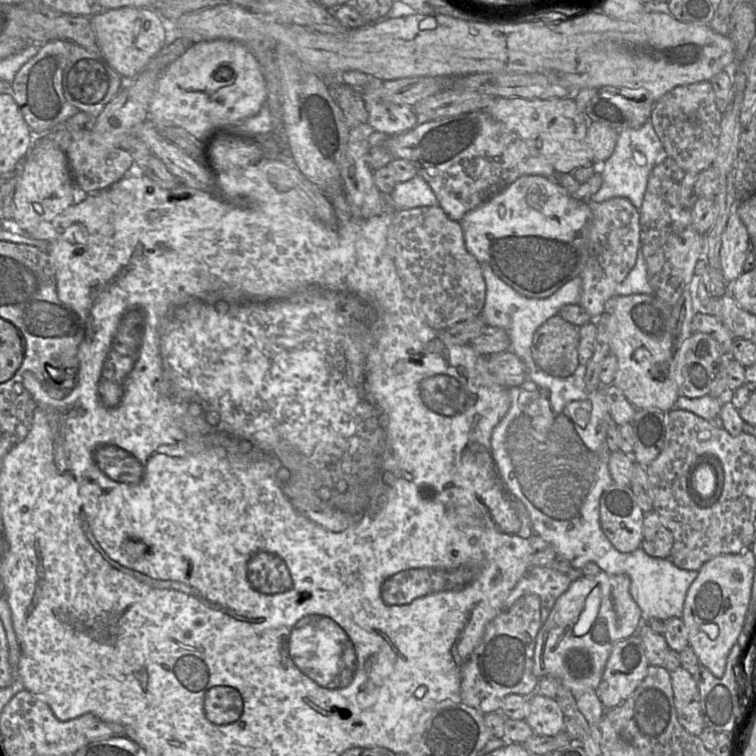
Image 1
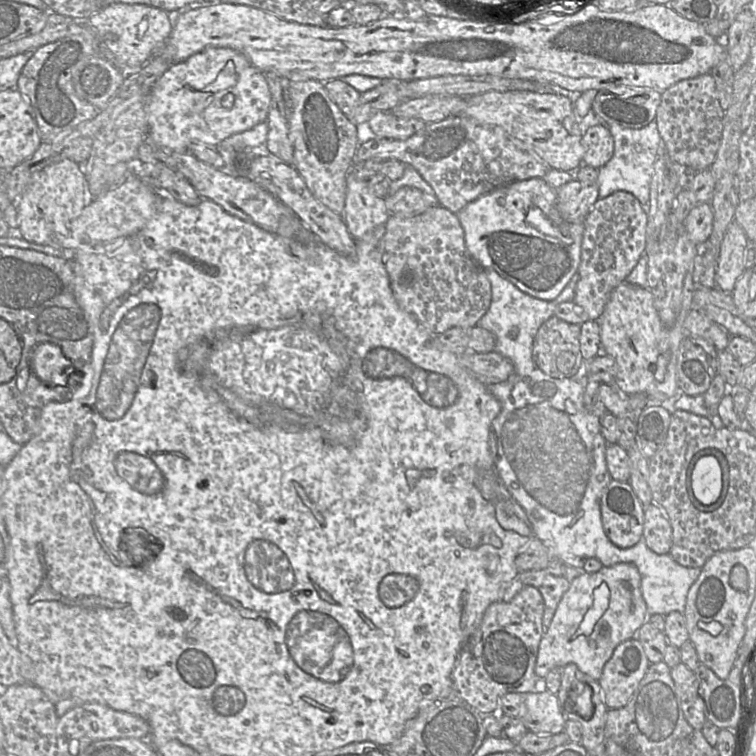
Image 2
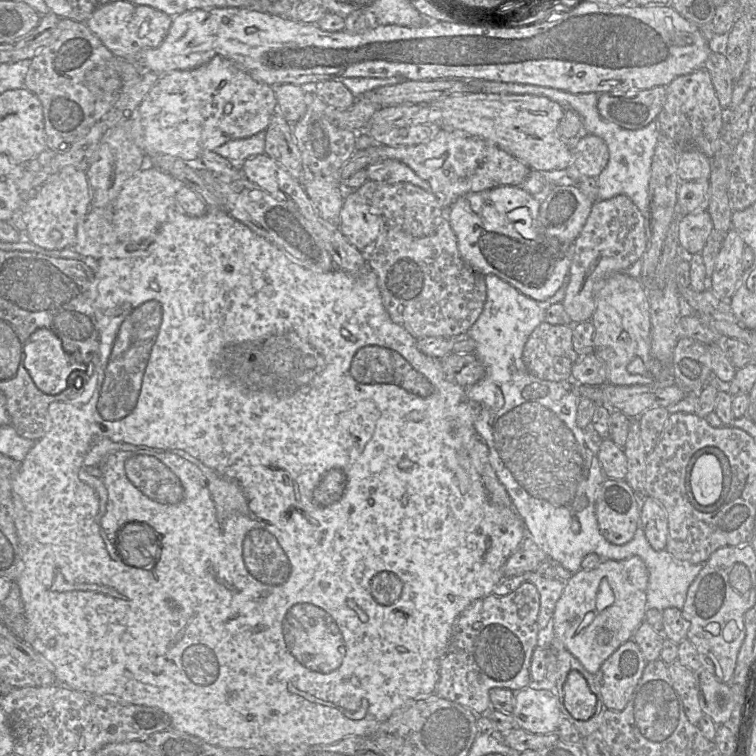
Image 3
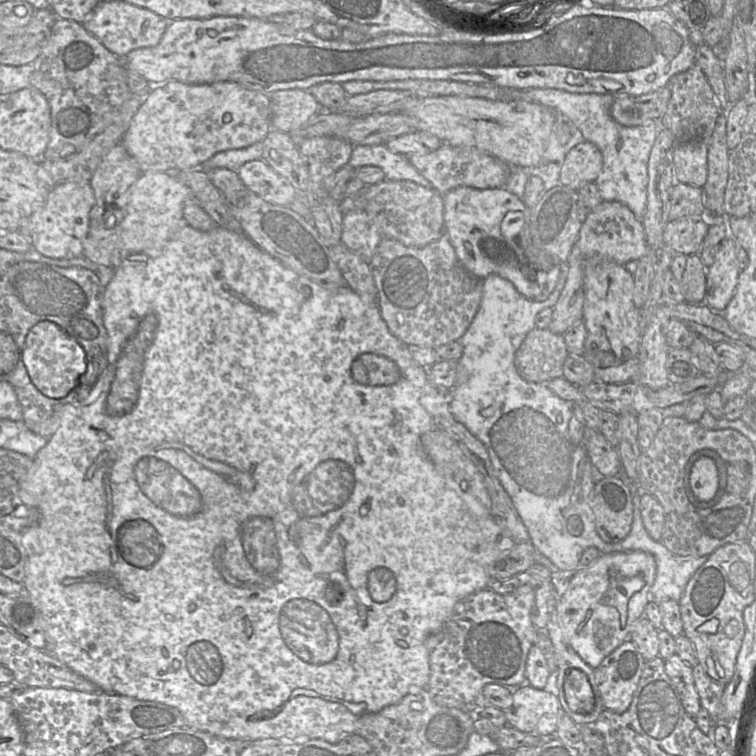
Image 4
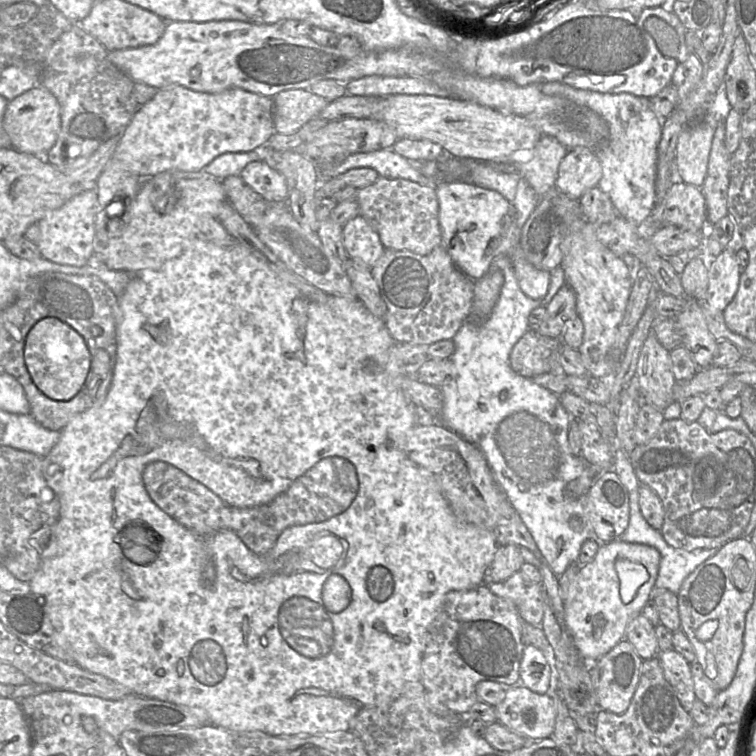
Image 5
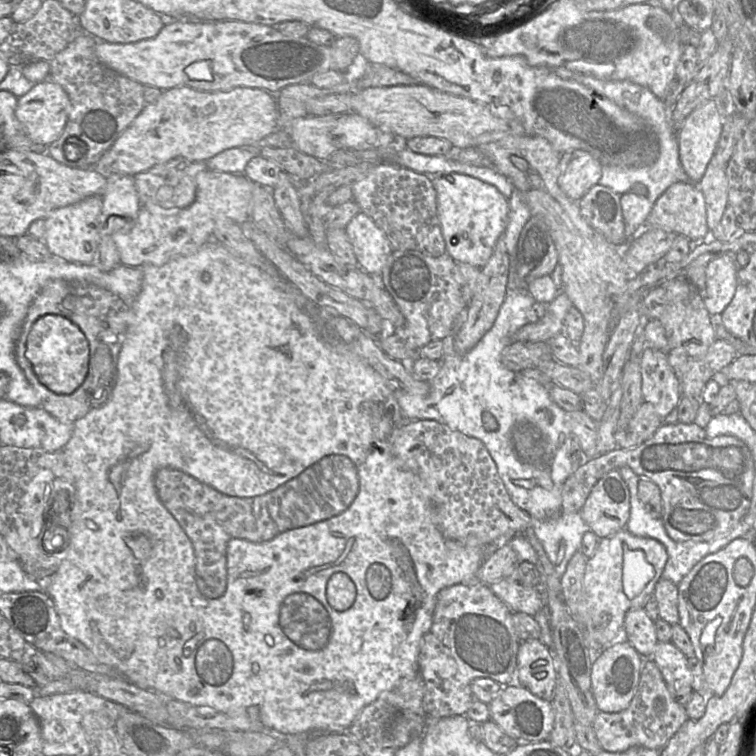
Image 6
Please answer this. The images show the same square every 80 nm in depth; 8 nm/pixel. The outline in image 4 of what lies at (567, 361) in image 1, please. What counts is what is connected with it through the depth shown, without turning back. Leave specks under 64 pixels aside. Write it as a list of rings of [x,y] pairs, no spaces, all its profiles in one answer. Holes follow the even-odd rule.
[[[534,328],[516,351],[514,364],[523,379],[535,383],[548,382],[563,377],[563,365],[568,355],[564,335],[554,334],[548,328]]]

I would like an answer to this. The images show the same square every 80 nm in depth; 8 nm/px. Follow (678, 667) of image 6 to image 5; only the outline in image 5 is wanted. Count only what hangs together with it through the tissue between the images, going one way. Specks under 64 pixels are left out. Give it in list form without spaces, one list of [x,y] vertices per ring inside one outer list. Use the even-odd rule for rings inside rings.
[[[674,649],[660,651],[656,656],[665,679],[672,685],[682,707],[690,712],[695,699],[690,663]]]

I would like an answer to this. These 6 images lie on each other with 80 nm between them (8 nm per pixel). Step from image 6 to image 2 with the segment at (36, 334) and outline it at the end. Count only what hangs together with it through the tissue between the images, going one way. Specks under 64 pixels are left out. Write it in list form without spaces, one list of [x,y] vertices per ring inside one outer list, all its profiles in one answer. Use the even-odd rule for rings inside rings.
[[[54,343],[38,344],[31,353],[31,368],[37,378],[49,386],[67,384],[67,375],[74,366],[64,356],[60,346]]]

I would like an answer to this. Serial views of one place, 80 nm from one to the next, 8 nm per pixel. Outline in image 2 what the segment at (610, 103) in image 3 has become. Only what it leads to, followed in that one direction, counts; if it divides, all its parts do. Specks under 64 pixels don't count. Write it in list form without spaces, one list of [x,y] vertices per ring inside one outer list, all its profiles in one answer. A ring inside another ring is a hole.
[[[613,88],[597,92],[592,112],[601,124],[640,129],[656,116],[662,93],[651,88]]]

